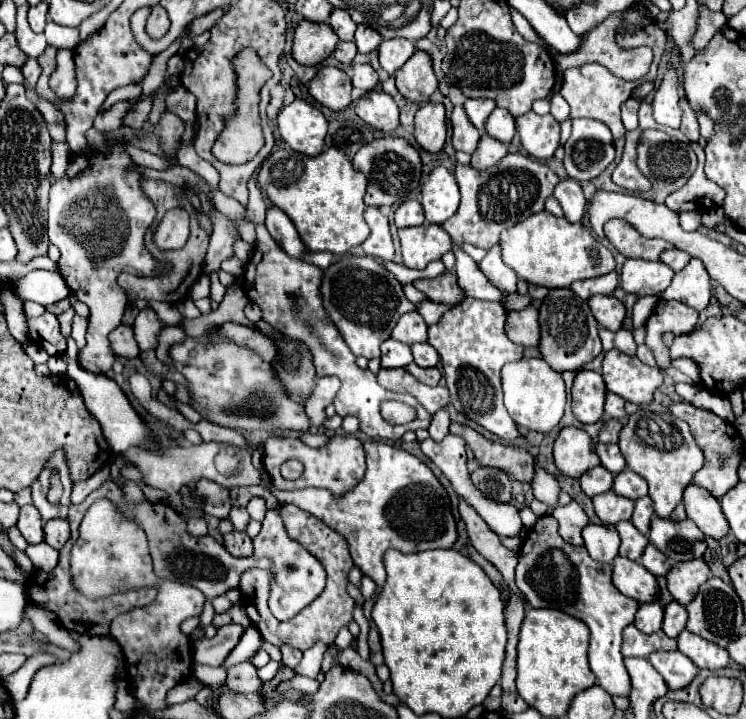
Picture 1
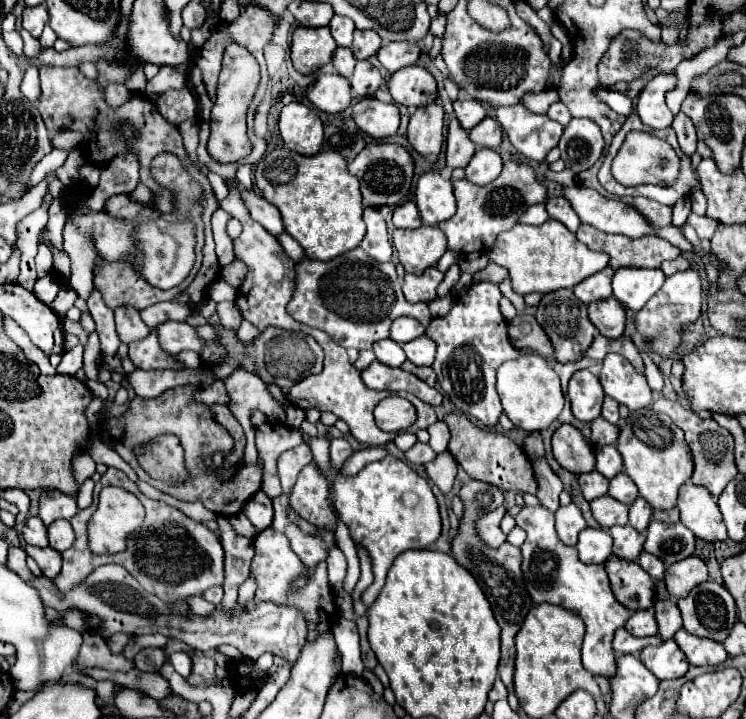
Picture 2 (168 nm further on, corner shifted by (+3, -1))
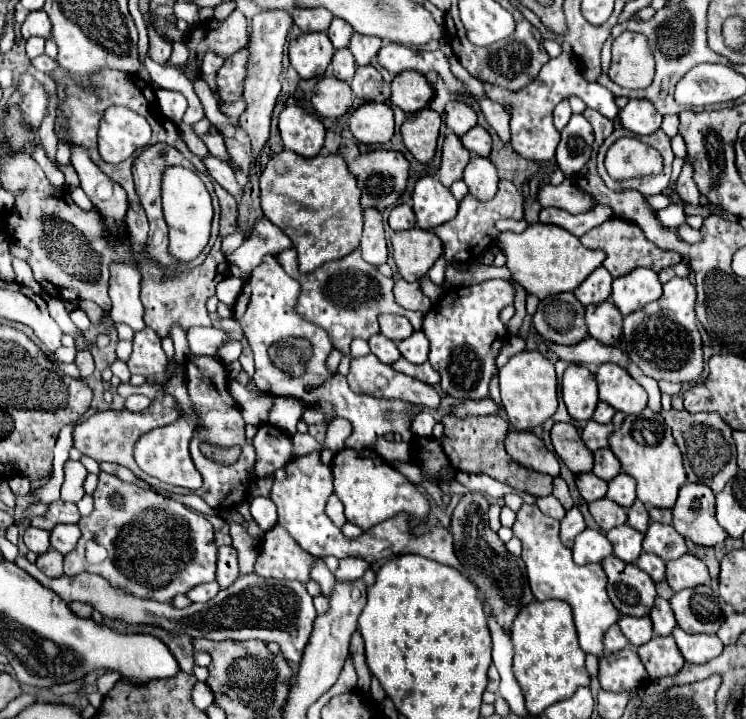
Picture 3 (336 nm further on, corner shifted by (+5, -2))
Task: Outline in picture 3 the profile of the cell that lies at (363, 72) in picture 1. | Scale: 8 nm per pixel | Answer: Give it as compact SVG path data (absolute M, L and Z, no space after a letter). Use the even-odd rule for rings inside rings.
M360 66L350 88L358 98L372 102L382 90L382 76L374 66Z

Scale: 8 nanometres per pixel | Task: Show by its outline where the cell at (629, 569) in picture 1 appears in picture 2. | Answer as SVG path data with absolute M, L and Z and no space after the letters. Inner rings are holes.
M610 555L610 559L606 559L606 573L610 577L614 597L630 611L654 607L654 581L636 561L626 561Z

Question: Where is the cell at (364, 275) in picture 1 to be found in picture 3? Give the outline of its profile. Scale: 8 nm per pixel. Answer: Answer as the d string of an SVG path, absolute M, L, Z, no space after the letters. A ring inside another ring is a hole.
M288 248L288 250L280 252L276 256L276 260L282 264L282 268L292 278L296 278L302 284L298 312L302 316L308 316L308 320L312 320L314 324L322 324L322 328L328 332L328 336L332 340L332 346L336 350L340 350L342 356L350 354L350 342L354 338L370 340L370 336L380 332L378 316L382 312L402 312L402 316L406 316L412 322L414 330L422 328L424 314L422 312L408 312L408 310L400 308L394 302L394 296L392 296L394 278L382 276L376 270L376 266L364 262L364 258L360 256L360 250L344 256L342 260L328 262L312 274L300 274L298 272L298 260L296 260L296 250L294 248Z

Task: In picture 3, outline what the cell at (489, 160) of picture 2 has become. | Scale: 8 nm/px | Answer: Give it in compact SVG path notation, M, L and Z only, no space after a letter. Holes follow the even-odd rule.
M472 156L468 166L464 168L464 182L466 182L470 194L480 202L492 200L496 196L498 180L500 180L498 172L488 158Z

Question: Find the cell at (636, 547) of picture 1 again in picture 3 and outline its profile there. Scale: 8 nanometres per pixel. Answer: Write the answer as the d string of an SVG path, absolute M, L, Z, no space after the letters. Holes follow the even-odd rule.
M628 524L608 530L606 536L608 536L608 540L612 542L614 554L616 554L620 560L636 562L638 556L642 554L642 540L644 540L644 534L636 532L636 530L630 528Z

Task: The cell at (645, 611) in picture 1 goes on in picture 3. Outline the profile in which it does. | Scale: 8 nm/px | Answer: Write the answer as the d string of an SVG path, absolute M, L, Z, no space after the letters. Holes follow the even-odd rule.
M620 616L618 626L620 626L622 634L628 638L628 642L634 644L634 646L642 646L642 644L646 644L654 636L648 616L642 616L642 618Z

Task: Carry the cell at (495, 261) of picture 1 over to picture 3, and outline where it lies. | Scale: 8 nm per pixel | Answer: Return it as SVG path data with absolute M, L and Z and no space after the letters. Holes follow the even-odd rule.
M486 280L474 286L454 286L448 288L442 298L432 306L432 310L426 314L422 332L430 340L430 364L440 372L442 376L442 390L450 394L456 400L468 400L468 398L486 398L488 396L488 384L496 372L496 356L504 344L504 338L508 338L504 324L500 322L500 312L504 306L510 306L514 302L514 282L510 280Z

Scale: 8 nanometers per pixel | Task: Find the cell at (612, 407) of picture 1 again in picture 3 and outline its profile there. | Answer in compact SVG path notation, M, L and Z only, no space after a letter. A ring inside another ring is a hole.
M598 402L598 406L596 406L596 412L594 412L592 420L600 422L600 424L608 424L608 422L612 420L614 412L616 412L616 410L614 410L610 404L606 404L606 402Z

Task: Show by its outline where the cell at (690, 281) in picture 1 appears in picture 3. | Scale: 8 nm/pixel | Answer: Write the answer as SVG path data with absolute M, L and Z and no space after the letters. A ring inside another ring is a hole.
M672 278L670 282L664 284L664 294L654 300L652 304L646 304L644 308L632 312L630 316L624 318L624 352L628 358L650 378L654 380L668 380L668 382L678 382L678 384L696 384L702 374L704 374L704 354L702 354L702 338L696 326L696 314L694 314L694 304L696 304L696 290L690 284L688 278Z

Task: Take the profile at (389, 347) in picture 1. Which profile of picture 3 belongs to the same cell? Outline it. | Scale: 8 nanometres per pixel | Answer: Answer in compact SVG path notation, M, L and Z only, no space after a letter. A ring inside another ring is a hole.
M376 334L368 342L370 342L372 354L376 358L380 358L384 364L392 364L392 362L396 362L400 358L400 352L396 348L396 342L392 342L390 338L386 338L382 334Z

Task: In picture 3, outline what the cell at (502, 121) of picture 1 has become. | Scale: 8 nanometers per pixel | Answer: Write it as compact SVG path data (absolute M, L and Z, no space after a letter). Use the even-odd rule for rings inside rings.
M474 126L470 128L462 138L462 144L466 150L470 150L474 156L490 156L492 150L492 138L490 134L482 128L482 126Z

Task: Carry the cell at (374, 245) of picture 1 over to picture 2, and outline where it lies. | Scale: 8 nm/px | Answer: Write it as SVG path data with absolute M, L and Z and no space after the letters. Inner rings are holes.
M366 207L364 209L364 223L366 223L368 231L366 231L366 237L360 243L360 247L372 259L378 259L382 263L390 261L390 257L392 257L392 245L390 245L390 239L388 239L384 217L378 213L378 209Z

